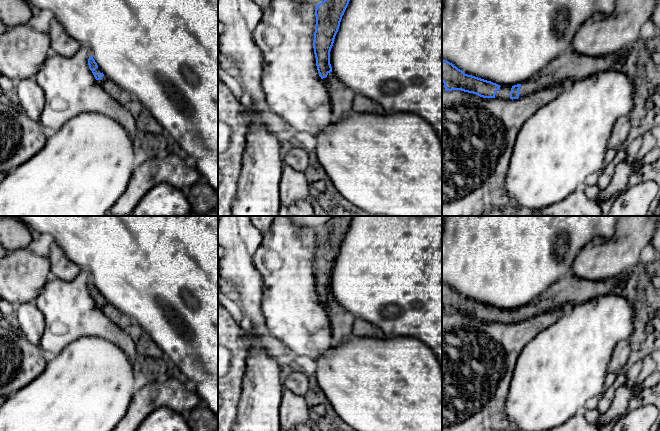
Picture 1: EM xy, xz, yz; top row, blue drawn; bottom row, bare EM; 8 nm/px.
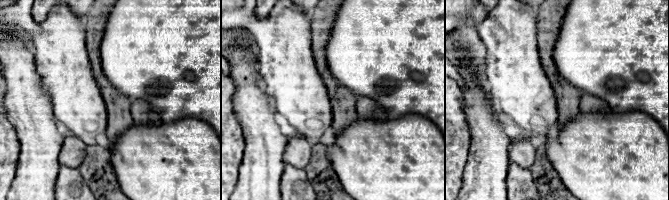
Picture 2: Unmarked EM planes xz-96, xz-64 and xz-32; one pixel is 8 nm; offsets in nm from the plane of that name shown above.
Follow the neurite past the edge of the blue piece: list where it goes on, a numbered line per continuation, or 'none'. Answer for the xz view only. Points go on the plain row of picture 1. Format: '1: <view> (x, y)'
1: xz (341, 321)

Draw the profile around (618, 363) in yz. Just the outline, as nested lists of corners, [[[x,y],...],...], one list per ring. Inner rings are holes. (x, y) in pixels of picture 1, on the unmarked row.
[[[627,340],[619,341],[612,353],[608,371],[617,374],[623,372],[627,368],[628,359],[630,356],[630,346]]]

